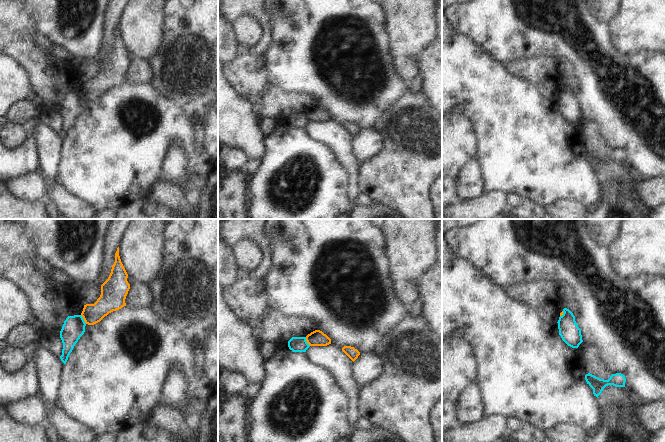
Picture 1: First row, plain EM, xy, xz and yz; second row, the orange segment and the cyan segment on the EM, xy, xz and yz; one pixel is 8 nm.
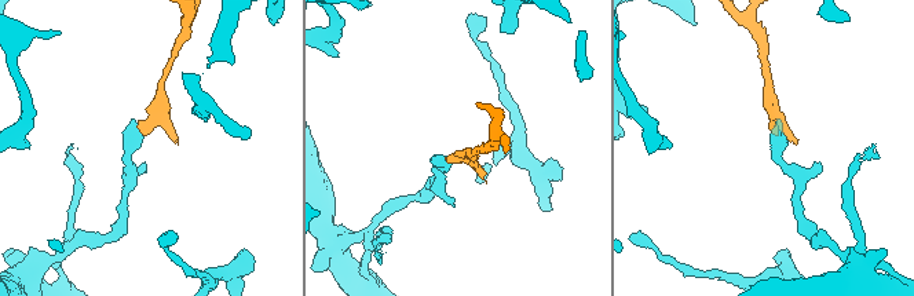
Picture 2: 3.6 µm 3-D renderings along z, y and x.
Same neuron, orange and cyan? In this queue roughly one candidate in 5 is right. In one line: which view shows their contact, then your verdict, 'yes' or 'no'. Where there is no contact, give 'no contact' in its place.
xy | no

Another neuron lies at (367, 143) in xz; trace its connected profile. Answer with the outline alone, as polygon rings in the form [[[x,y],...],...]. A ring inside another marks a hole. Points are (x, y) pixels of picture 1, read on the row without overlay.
[[[362,128],[353,138],[353,156],[359,168],[382,149],[382,137],[373,128]]]

